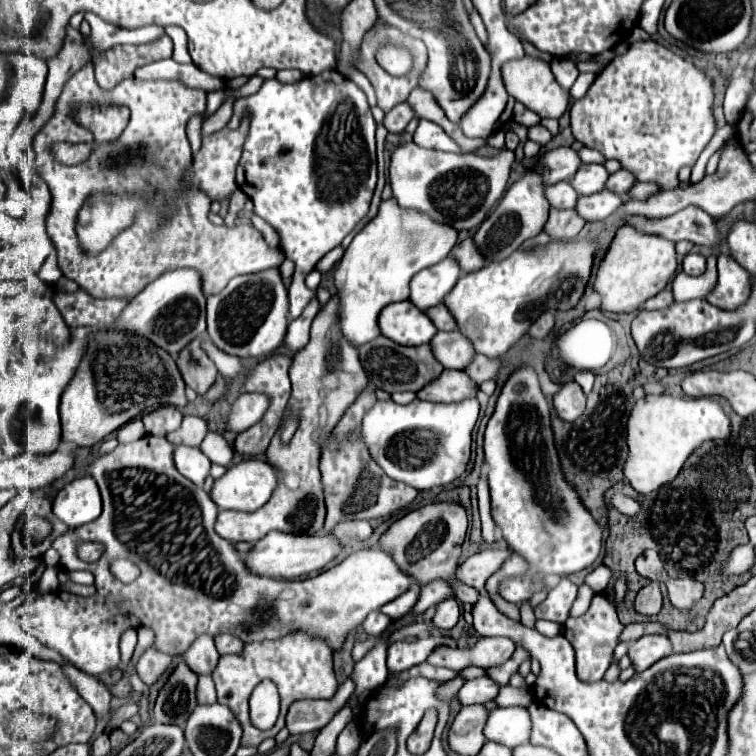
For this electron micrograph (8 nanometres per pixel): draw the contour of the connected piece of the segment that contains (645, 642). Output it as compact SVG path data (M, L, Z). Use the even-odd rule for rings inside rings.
M645 635L629 647L629 657L637 667L637 673L649 669L653 663L657 663L659 659L671 653L673 653L673 645L665 635Z

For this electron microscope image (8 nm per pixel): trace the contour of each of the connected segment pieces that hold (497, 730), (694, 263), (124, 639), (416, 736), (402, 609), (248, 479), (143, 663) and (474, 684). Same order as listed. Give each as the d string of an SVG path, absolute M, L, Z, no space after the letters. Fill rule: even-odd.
M499 707L489 713L485 737L509 749L527 745L531 739L531 717L525 707Z
M689 253L683 263L681 263L683 273L687 275L701 275L705 271L705 257L697 255L697 253Z
M127 629L121 635L121 663L119 663L119 669L123 669L125 663L131 659L135 645L137 645L137 633L135 633L135 629Z
M429 709L425 713L425 719L419 723L419 727L413 731L413 735L407 741L407 749L413 755L421 755L421 753L425 753L425 749L429 749L435 725L437 725L437 711Z
M409 589L409 593L403 593L401 597L393 599L393 601L387 603L387 605L383 605L381 611L395 621L395 619L403 617L403 615L415 605L415 601L417 601L417 589Z
M247 459L247 461L241 461L237 465L229 467L227 473L215 481L213 491L211 491L211 499L217 503L219 509L235 509L235 511L249 511L251 513L269 501L277 483L279 483L277 469L269 461Z
M149 647L137 661L137 673L145 685L153 685L157 681L157 677L169 667L171 661L173 659L169 655L157 651L155 647Z
M479 677L473 681L467 681L461 691L459 691L459 699L463 705L471 705L471 703L489 703L497 697L499 693L499 683L495 683L489 677Z

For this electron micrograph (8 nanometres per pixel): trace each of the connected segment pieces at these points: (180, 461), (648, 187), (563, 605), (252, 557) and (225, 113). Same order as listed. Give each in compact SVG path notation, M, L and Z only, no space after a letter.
M181 445L175 447L175 467L183 477L187 477L189 481L201 487L209 475L211 461L197 447Z
M635 183L635 187L629 191L629 197L647 197L659 191L657 183Z
M561 579L547 595L543 603L537 605L535 617L537 619L547 619L563 625L569 617L569 611L577 599L577 585L571 583L569 579Z
M273 531L267 533L261 541L257 541L251 551L243 557L245 567L259 575L259 577L273 577L273 579L299 579L299 577L307 577L313 575L317 571L321 571L337 553L341 551L341 545L337 539L331 537L297 537L297 535L289 535L289 533L281 533L281 531Z
M227 99L227 101L217 109L217 113L213 113L213 115L209 115L209 117L203 119L203 129L201 129L201 135L203 135L203 137L205 137L205 135L211 135L211 133L215 133L215 131L221 131L221 129L227 125L227 121L229 121L229 117L231 117L231 113L233 113L233 101L235 101L235 99Z

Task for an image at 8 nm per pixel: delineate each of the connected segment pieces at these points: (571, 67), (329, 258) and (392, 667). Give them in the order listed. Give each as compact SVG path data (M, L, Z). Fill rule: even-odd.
M553 59L551 71L563 89L571 89L571 85L575 83L579 75L576 63L571 59Z
M338 246L335 249L331 250L327 253L316 265L316 269L319 270L321 273L326 273L341 260L345 252L343 247Z
M435 633L431 637L423 637L423 639L415 639L415 641L395 641L387 649L389 671L401 673L413 665L423 663L429 657L429 653L439 645L457 647L457 641L453 637L441 635L441 633Z

